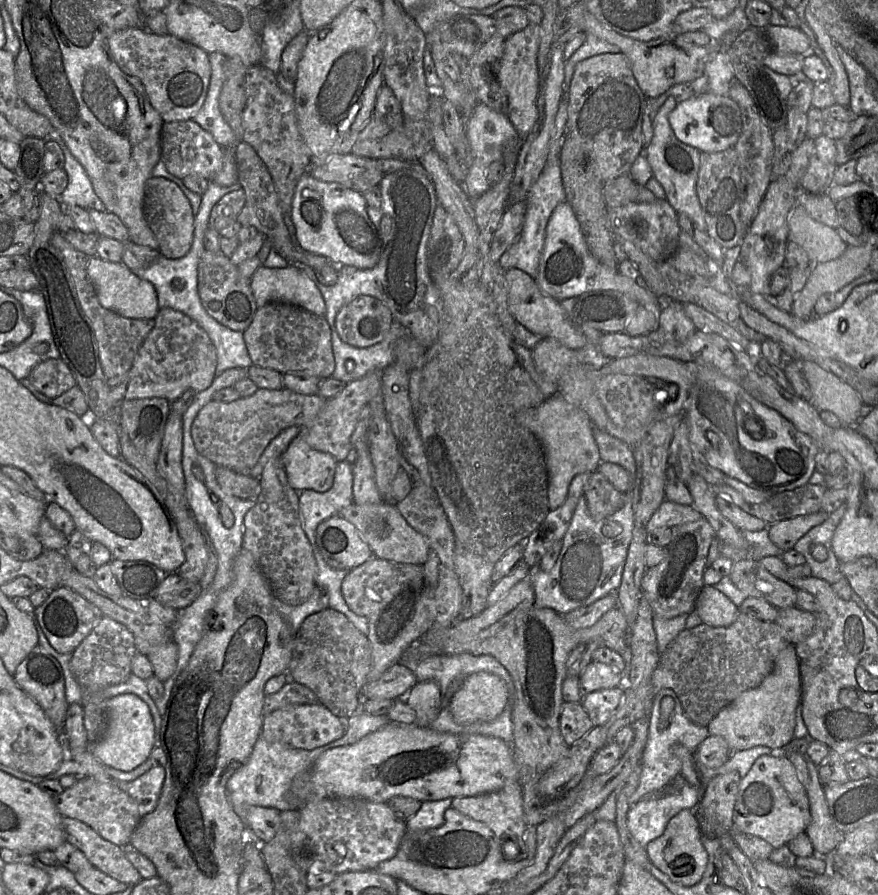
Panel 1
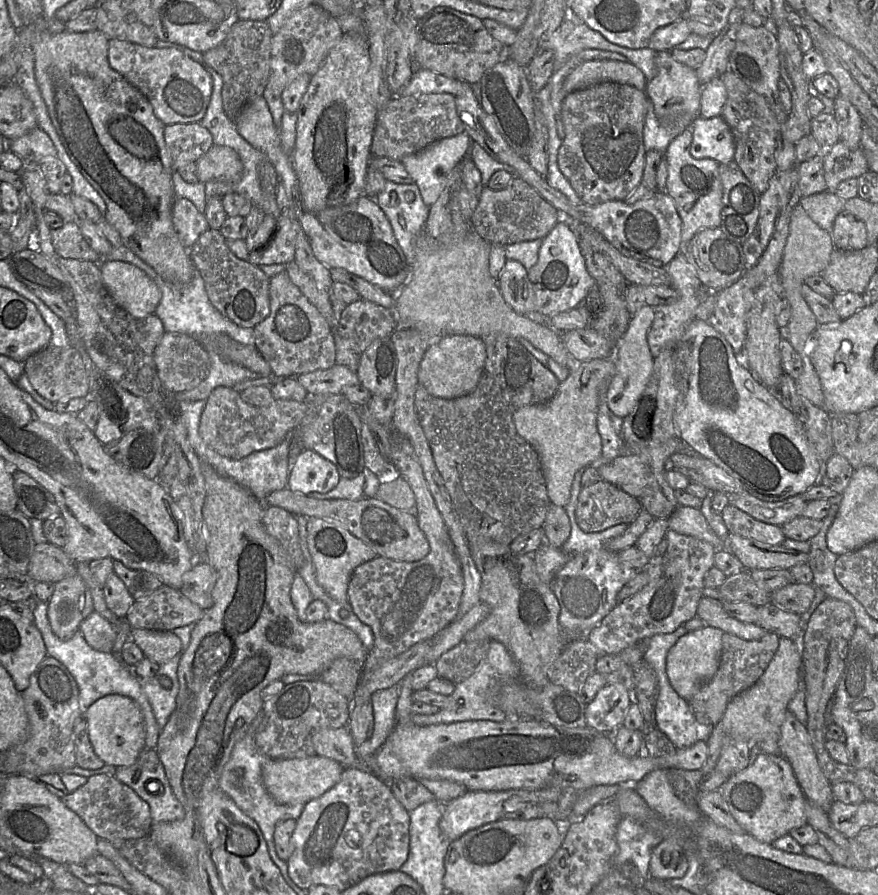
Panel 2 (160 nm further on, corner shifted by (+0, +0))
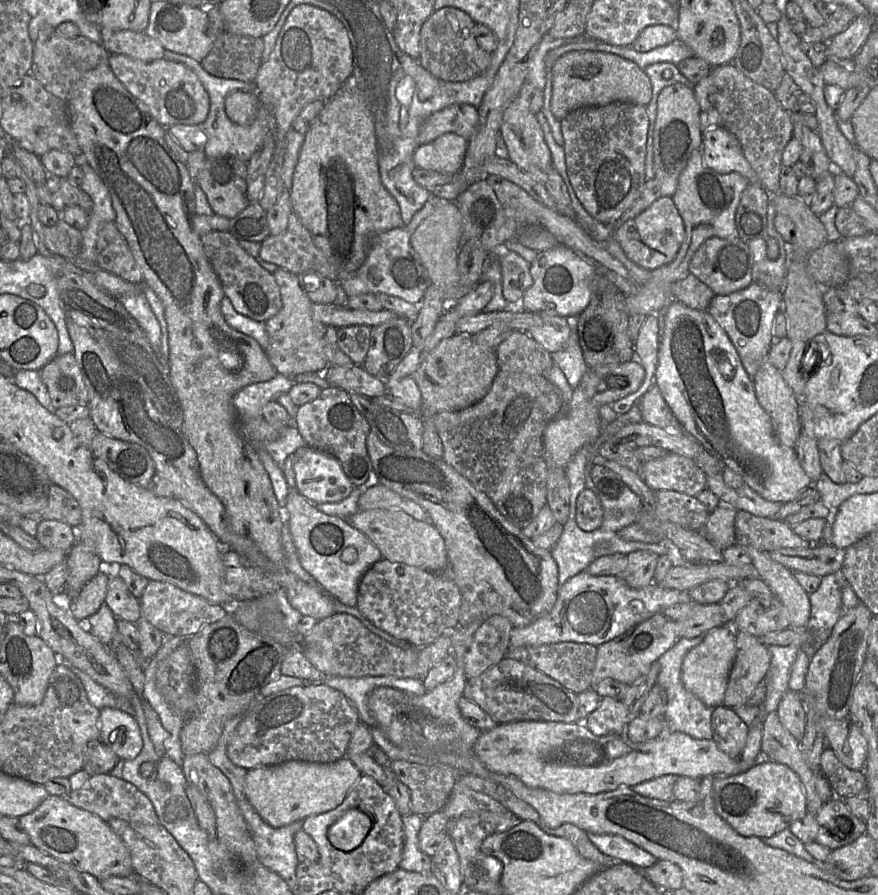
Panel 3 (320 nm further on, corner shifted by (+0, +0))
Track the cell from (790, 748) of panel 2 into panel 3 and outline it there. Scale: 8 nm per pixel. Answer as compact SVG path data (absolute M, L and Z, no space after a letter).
M789 689L779 702L776 711L783 726L801 742L806 730L806 710L802 693Z

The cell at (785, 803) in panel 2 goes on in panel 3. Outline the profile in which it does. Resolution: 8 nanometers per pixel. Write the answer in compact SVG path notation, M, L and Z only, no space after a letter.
M767 758L741 774L715 777L713 798L717 813L745 837L772 837L807 813L806 796L798 775L788 766Z

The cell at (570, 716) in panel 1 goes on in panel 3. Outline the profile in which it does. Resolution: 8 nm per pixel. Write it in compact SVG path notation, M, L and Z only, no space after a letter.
M506 656L478 677L467 680L463 697L477 704L498 724L526 720L580 722L577 694L543 672Z

